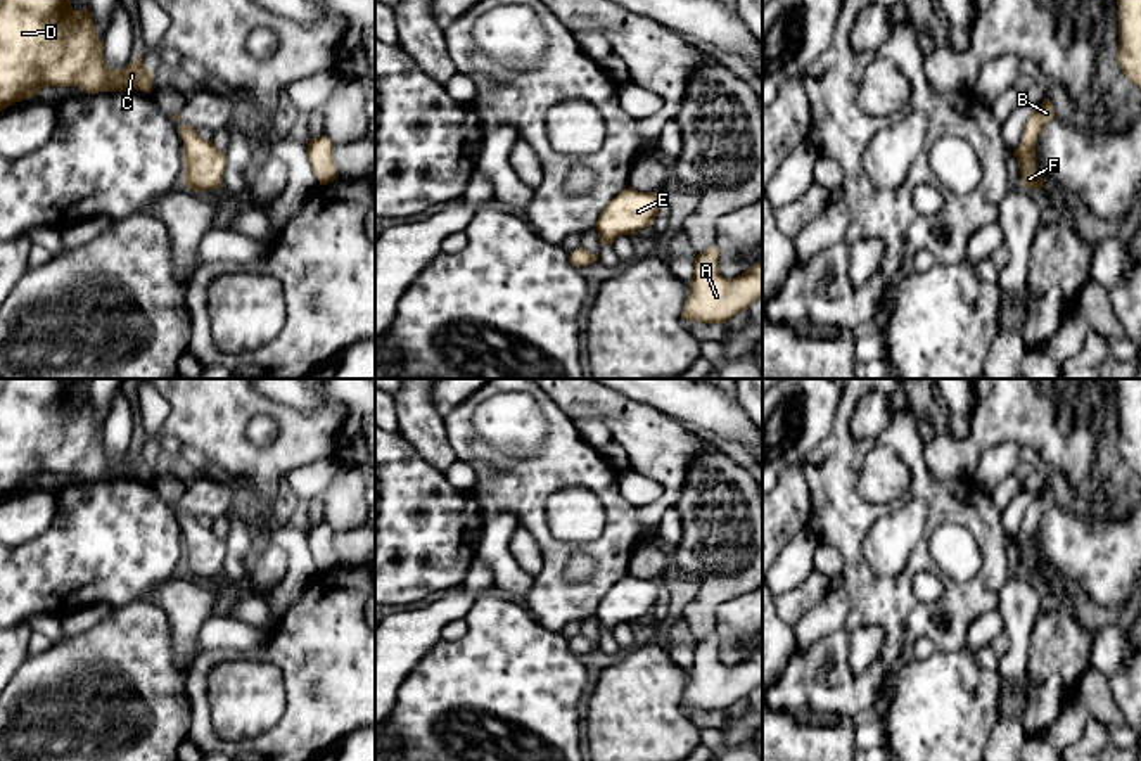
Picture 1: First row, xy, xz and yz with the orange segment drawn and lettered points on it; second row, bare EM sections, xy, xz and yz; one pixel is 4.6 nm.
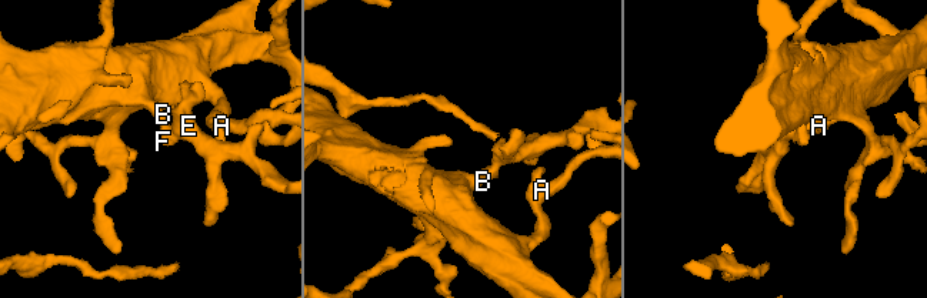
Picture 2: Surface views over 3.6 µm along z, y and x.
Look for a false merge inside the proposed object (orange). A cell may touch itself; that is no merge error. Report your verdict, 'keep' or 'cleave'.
keep

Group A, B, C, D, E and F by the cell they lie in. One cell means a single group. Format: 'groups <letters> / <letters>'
groups A B C D E F

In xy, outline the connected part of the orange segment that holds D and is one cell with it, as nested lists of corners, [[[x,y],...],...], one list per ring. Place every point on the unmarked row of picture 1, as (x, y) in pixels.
[[[5,379],[0,389],[0,498],[38,483],[45,474],[78,474],[85,481],[150,481],[152,462],[142,446],[138,441],[124,457],[111,457],[90,398],[74,398],[67,379]]]

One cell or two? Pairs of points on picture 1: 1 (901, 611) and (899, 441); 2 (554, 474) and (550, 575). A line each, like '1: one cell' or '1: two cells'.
1: one cell
2: one cell

